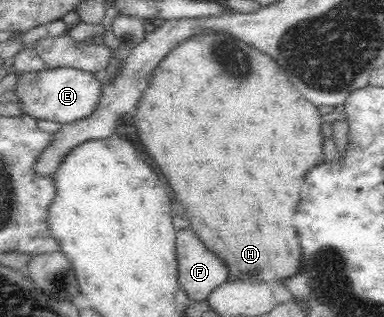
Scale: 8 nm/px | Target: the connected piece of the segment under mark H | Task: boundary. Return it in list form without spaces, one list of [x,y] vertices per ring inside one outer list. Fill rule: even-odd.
[[[202,33],[198,37],[192,37],[172,49],[153,71],[154,75],[147,86],[142,88],[140,103],[132,114],[134,127],[138,131],[138,137],[146,153],[154,157],[152,161],[160,167],[168,185],[174,189],[176,199],[188,211],[191,230],[204,245],[208,246],[208,249],[225,261],[230,274],[246,278],[248,275],[254,275],[254,279],[262,281],[266,279],[284,281],[287,277],[293,276],[297,272],[296,269],[300,269],[300,243],[296,237],[296,227],[288,219],[294,215],[296,203],[300,201],[300,185],[304,183],[304,173],[308,173],[308,169],[316,167],[318,163],[324,162],[322,154],[324,138],[320,128],[323,120],[318,109],[300,95],[301,91],[291,84],[285,72],[272,57],[238,40],[230,33]]]

